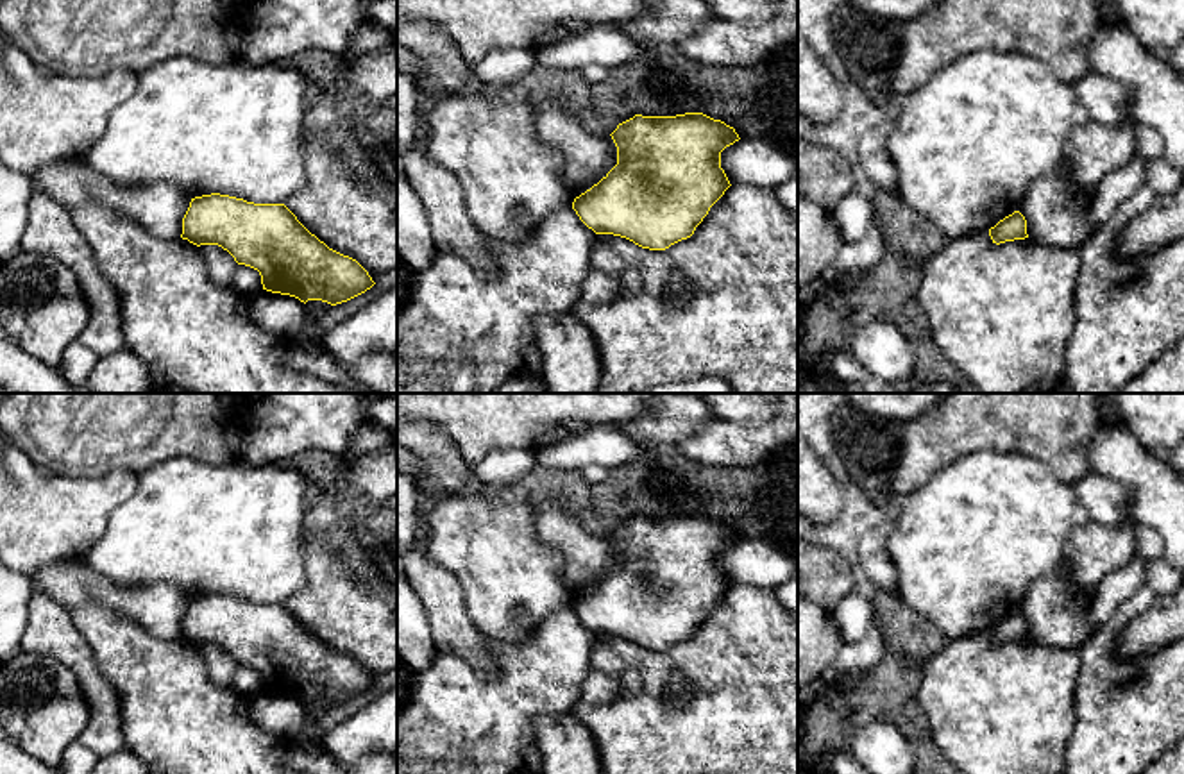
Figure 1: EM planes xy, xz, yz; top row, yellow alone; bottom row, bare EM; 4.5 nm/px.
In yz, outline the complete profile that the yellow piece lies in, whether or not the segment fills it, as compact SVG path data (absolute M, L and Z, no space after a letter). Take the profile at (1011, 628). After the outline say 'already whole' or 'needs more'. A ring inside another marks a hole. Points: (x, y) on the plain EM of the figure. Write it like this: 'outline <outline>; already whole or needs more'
outline M1014 611L1012 615L1000 620L994 627L991 627L989 636L996 645L1014 640L1025 640L1028 638L1027 620L1019 611Z; already whole

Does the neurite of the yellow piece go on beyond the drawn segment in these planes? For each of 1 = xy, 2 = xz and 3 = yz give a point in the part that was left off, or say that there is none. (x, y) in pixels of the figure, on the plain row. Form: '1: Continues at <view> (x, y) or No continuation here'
1: No continuation here
2: No continuation here
3: No continuation here

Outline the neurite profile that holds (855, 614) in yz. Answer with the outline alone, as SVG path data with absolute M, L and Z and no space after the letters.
M867 586L851 590L833 610L832 617L839 627L842 645L860 642L876 618L871 590Z

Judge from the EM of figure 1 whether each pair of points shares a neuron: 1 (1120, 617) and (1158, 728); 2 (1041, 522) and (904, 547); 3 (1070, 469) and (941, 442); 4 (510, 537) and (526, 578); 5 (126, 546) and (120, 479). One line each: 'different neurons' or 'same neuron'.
1: same neuron
2: same neuron
3: same neuron
4: same neuron
5: different neurons

